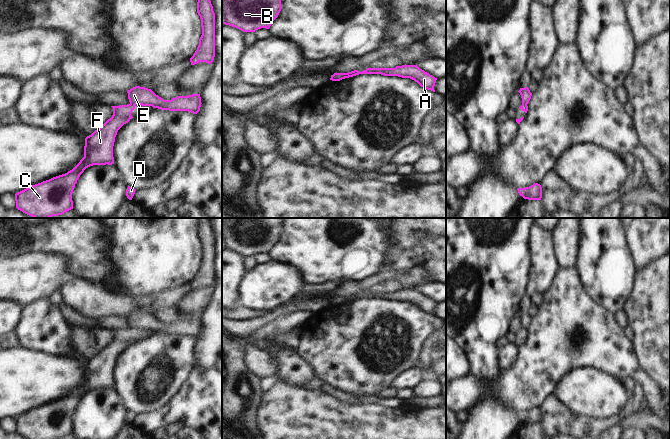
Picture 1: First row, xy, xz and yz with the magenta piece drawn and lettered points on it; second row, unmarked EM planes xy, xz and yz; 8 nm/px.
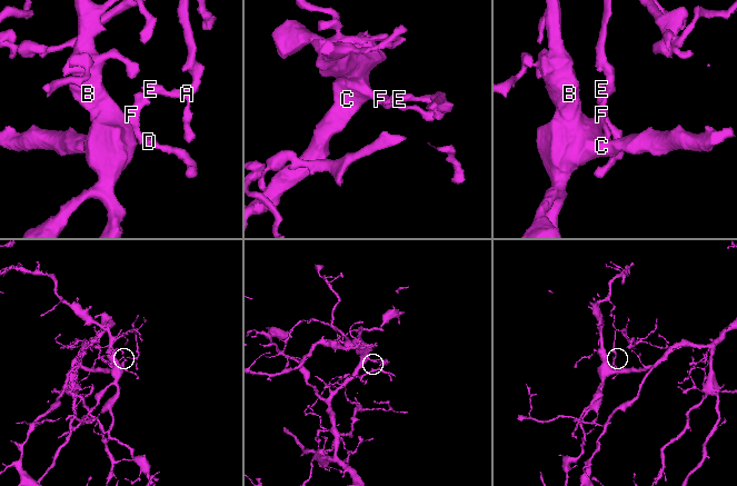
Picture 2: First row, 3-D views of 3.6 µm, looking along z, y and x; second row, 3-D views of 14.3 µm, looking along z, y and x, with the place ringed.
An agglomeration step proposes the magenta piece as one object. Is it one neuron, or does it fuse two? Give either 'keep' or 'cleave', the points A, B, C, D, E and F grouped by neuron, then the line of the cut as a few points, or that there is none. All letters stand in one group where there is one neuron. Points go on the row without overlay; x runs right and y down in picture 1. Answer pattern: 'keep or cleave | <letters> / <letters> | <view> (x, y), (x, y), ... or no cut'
cleave | A E / B C D F | xz (358, 295), (349, 300)

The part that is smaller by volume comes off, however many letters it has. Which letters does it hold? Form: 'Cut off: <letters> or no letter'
Cut off: A, E

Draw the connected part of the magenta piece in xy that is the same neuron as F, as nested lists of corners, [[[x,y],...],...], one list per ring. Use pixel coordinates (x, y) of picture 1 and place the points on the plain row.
[[[134,328],[111,330],[113,339],[100,352],[85,362],[84,381],[70,395],[49,404],[32,409],[15,418],[16,432],[27,439],[62,439],[73,433],[72,417],[84,394],[93,389],[114,388],[113,370],[118,354],[133,341]]]

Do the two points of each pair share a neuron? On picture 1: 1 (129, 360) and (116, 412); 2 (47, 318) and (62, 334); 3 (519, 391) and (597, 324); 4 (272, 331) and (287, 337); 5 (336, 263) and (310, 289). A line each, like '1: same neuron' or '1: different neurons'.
1: different neurons
2: same neuron
3: same neuron
4: different neurons
5: different neurons

